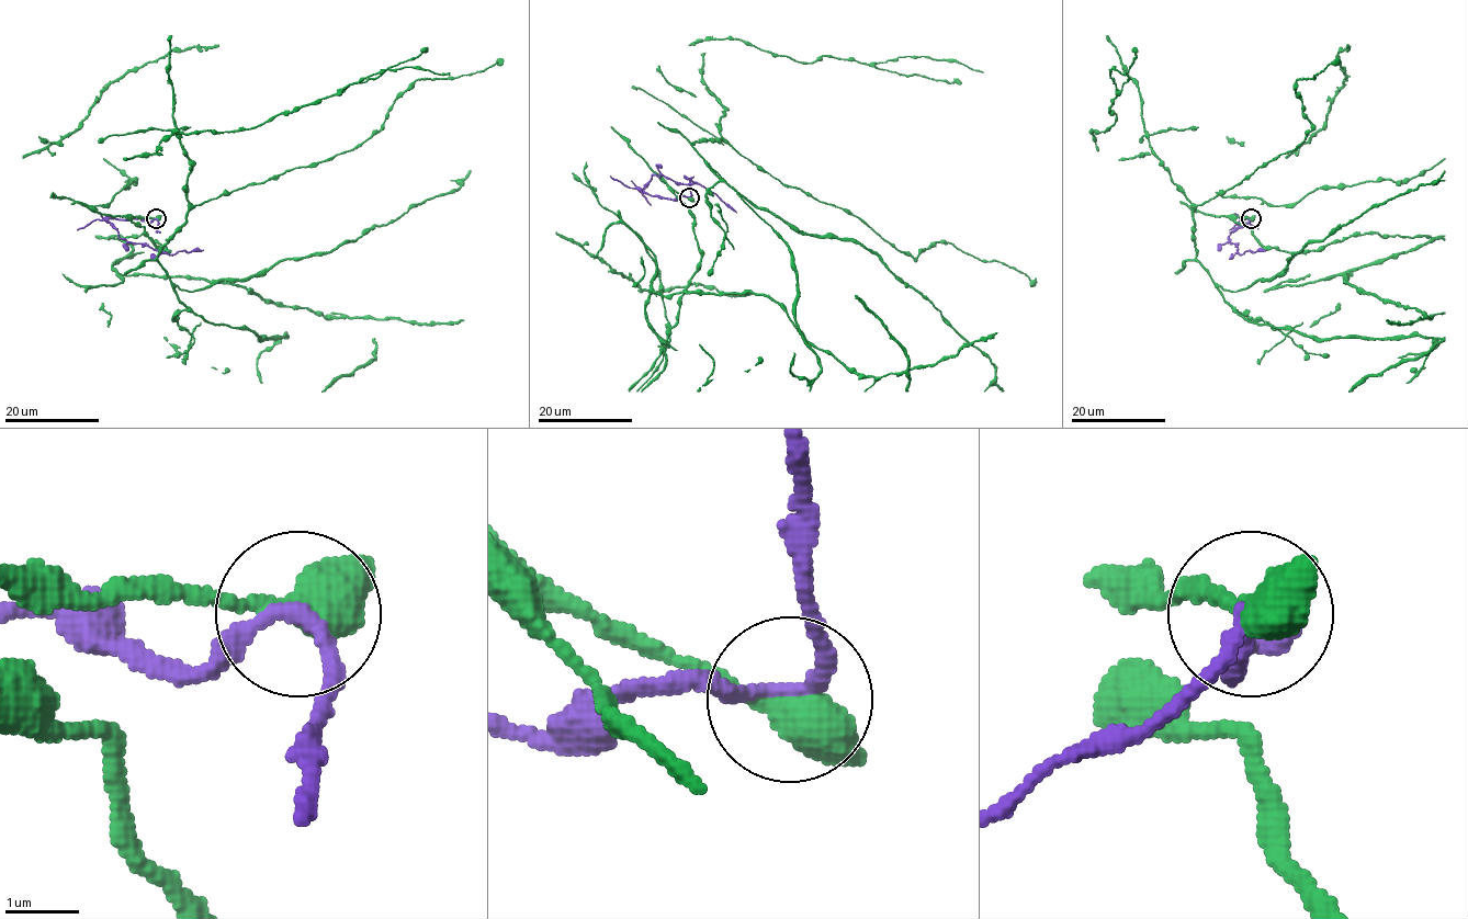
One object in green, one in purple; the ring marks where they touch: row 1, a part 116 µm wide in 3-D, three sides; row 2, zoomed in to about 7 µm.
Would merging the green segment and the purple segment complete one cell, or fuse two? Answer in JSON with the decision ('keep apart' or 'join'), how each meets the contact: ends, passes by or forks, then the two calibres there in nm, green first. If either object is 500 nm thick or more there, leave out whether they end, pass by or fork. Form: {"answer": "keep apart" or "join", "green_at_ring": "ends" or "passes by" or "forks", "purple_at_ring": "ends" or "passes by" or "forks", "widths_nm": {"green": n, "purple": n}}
{"answer": "keep apart", "green_at_ring": "passes by", "purple_at_ring": "passes by", "widths_nm": {"green": 440, "purple": 200}}

